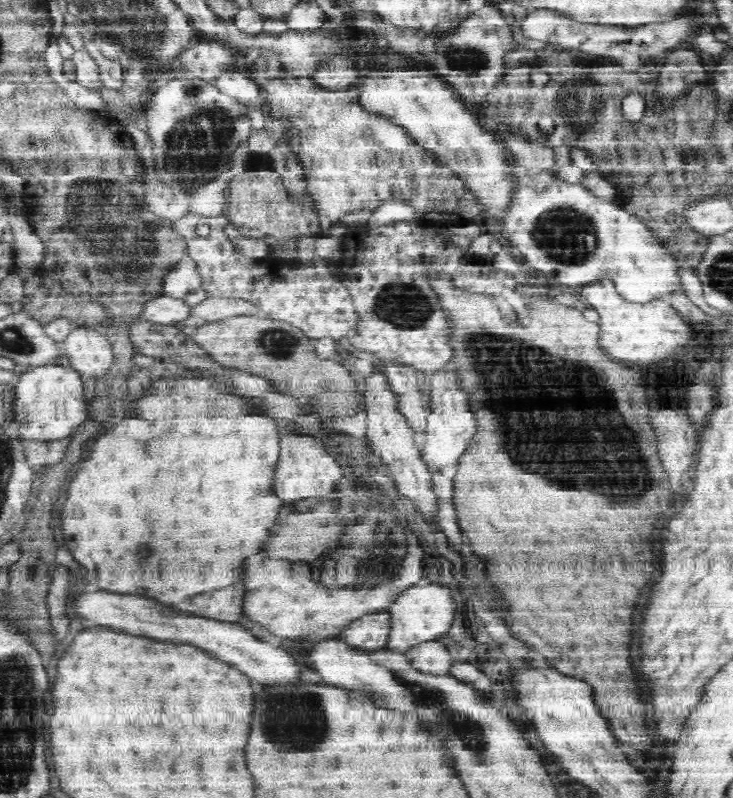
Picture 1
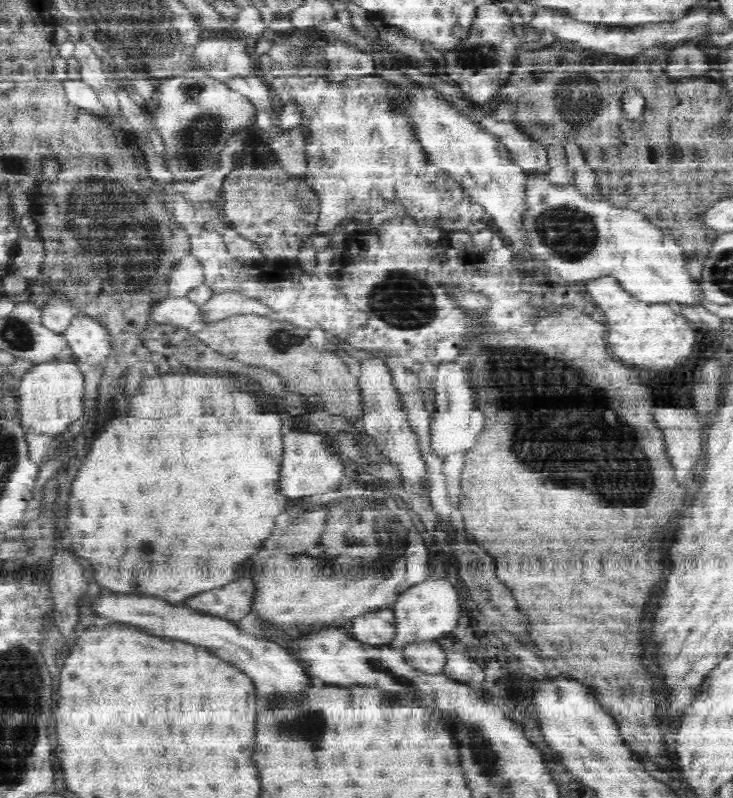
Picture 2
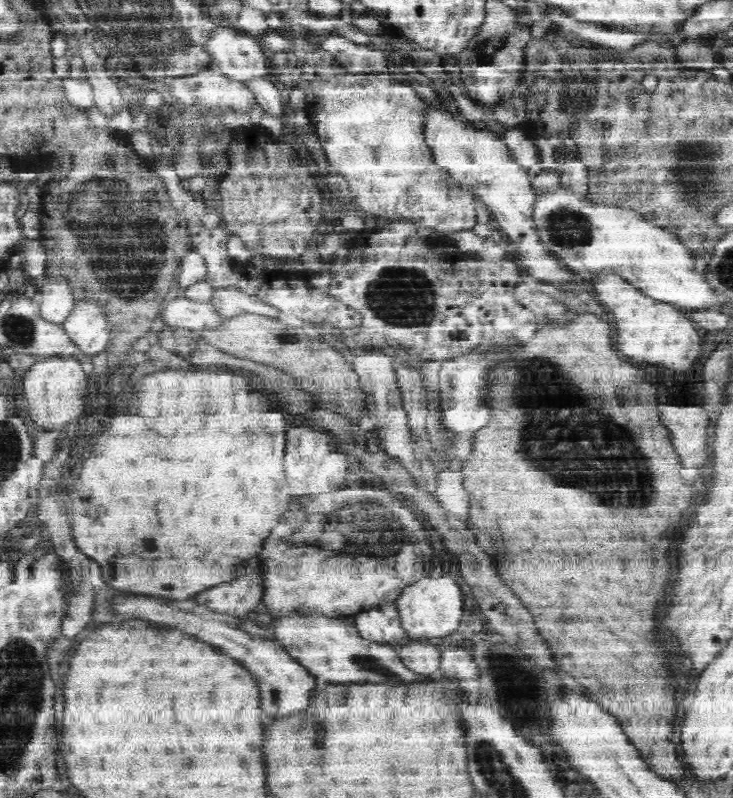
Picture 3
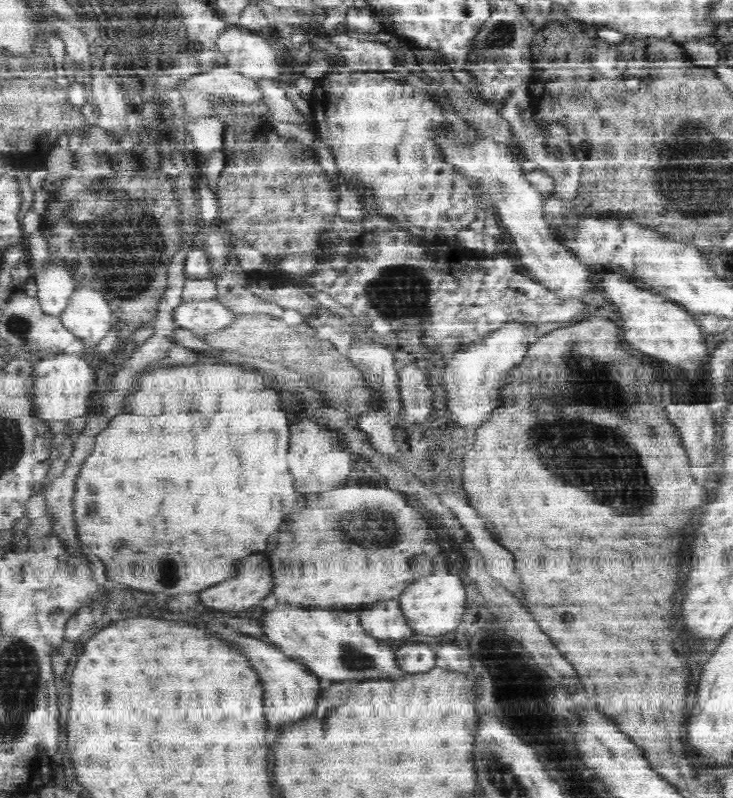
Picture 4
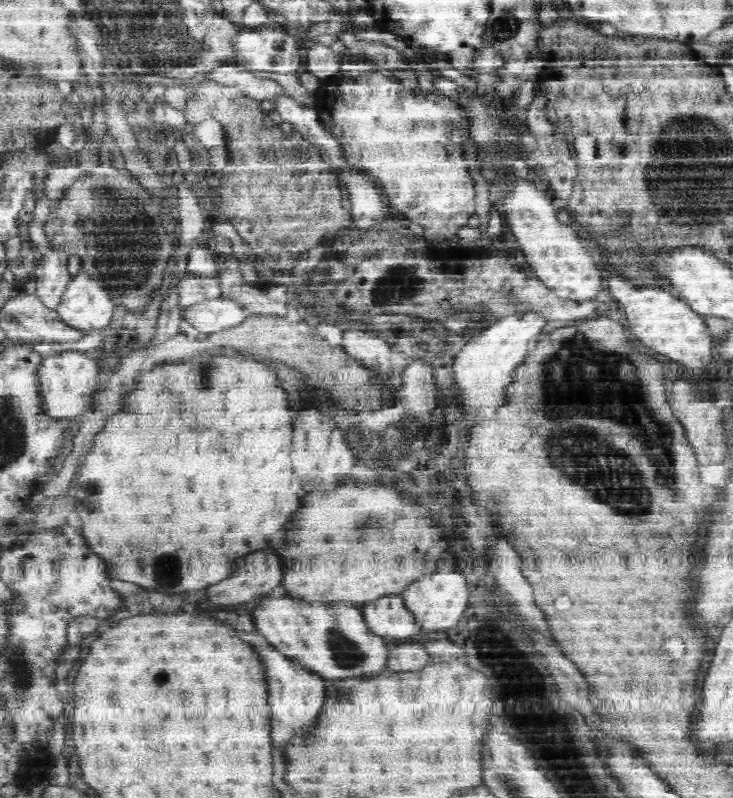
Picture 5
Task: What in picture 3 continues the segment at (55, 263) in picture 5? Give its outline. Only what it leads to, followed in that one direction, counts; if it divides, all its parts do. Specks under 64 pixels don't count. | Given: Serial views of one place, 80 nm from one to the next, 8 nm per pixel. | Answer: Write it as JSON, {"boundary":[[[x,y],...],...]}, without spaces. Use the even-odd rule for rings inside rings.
{"boundary":[[[48,274],[40,286],[39,311],[46,320],[63,324],[66,314],[74,306],[70,282],[62,274]]]}

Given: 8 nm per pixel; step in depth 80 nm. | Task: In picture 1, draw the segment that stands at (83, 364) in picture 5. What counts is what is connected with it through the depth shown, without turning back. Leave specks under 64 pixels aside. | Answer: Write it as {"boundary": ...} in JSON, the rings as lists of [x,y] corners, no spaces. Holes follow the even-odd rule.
{"boundary":[[[46,364],[30,367],[18,375],[15,385],[13,413],[10,420],[22,439],[58,440],[68,436],[76,424],[86,418],[84,376],[71,365]]]}

